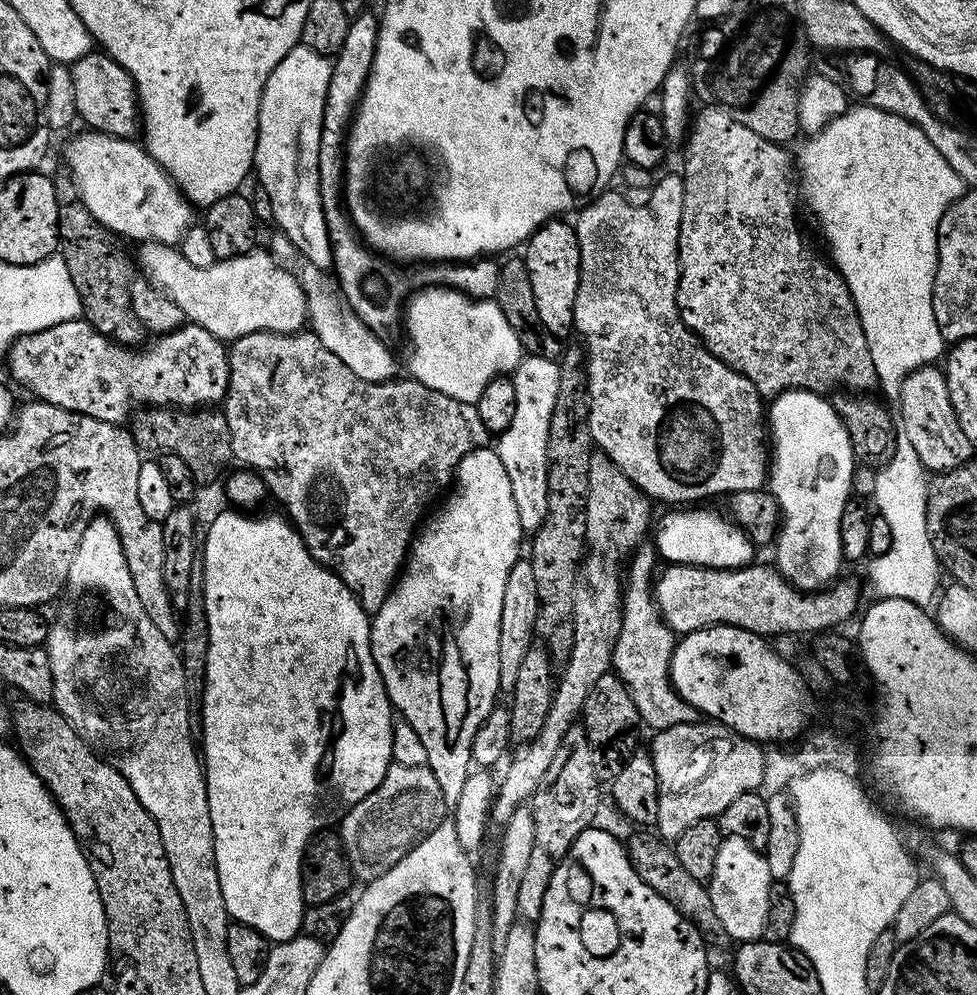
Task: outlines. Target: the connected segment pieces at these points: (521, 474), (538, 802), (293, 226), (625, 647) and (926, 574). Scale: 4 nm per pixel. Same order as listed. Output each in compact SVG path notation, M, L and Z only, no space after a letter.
M525 355L510 379L514 382L514 418L510 426L499 433L494 447L506 474L510 474L510 490L514 490L514 506L518 506L518 518L525 533L534 534L542 526L548 509L548 439L550 438L550 414L554 414L554 402L558 402L560 365L550 358Z
M572 723L550 761L550 770L546 770L540 787L534 790L530 801L534 814L534 846L530 849L530 858L518 890L516 914L521 921L539 920L550 878L554 878L554 870L558 870L562 858L566 858L578 834L593 827L595 820L592 819L600 808L599 787L601 785L594 774L594 758L588 731L584 729L583 723Z
M297 46L274 66L270 78L264 84L260 103L260 121L256 139L256 159L254 176L260 179L272 216L276 219L279 231L296 248L297 253L315 268L327 269L332 263L332 237L324 217L324 203L320 197L320 129L324 127L324 107L326 90L330 86L332 60L314 50Z
M641 546L635 550L631 560L624 584L624 617L612 650L611 667L630 690L640 711L641 721L647 727L649 724L652 730L659 730L675 724L695 724L698 720L697 709L681 700L670 679L672 652L678 640L656 608L654 573L657 571L658 553L655 547Z
M900 438L896 441L892 457L877 472L880 473L872 484L872 496L876 499L875 511L882 518L886 518L886 522L890 522L892 545L890 550L886 550L886 554L871 557L868 580L872 583L873 597L882 600L902 598L906 602L921 606L931 605L938 596L936 583L939 582L940 576L942 577L942 565L936 559L926 522L930 487L926 469L922 466L918 454L914 454L914 446Z

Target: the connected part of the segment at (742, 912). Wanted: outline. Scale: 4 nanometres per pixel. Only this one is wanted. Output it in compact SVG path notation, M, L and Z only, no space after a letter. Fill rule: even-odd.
M742 838L721 839L718 858L714 858L714 870L706 887L714 914L718 914L718 922L724 927L725 937L733 936L736 942L763 937L773 882L770 866L761 849L750 847Z

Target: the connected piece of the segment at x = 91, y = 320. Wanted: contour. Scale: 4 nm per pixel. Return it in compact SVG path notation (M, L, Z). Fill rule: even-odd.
M55 175L55 198L58 200L59 253L78 292L81 315L88 324L113 343L137 347L146 338L146 331L131 308L130 262L127 254L116 244L107 229L101 227L88 210L79 203L71 175Z

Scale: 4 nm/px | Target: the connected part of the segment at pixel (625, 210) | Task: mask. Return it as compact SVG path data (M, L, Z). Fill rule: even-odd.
M683 175L664 176L653 183L647 193L645 204L631 204L624 196L613 190L605 190L595 200L588 201L579 209L580 224L580 281L578 298L574 306L574 332L584 339L586 353L586 403L588 405L588 429L592 443L599 451L609 456L610 461L622 470L626 478L633 481L647 497L661 500L664 506L688 506L691 500L704 500L707 496L727 497L742 490L761 491L765 487L770 471L770 448L766 443L766 404L760 392L738 370L726 366L706 345L682 322L676 295L680 281L680 227L682 226L682 198L684 197Z

